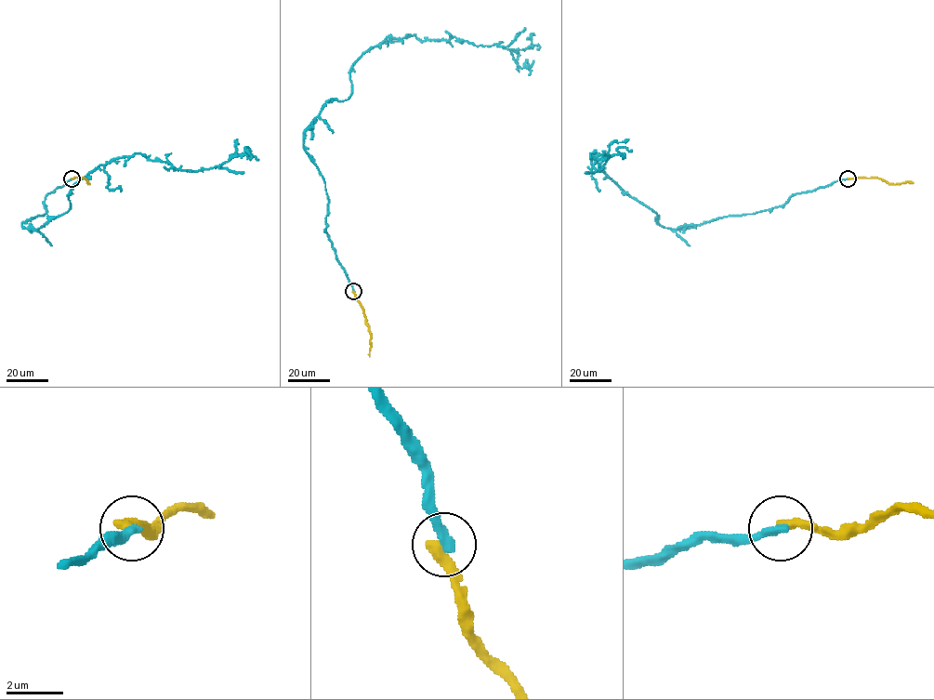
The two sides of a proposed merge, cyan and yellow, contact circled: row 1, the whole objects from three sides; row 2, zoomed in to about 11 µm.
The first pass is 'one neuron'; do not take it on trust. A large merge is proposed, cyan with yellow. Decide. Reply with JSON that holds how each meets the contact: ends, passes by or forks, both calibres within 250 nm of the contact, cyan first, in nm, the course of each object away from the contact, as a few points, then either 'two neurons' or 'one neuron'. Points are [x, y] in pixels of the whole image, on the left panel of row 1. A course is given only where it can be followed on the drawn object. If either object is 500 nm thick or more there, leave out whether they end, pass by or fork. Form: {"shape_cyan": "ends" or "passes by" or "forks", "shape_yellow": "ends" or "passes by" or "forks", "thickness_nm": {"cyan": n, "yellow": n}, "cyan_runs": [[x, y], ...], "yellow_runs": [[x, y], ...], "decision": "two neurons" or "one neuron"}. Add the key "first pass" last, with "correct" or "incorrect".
{"shape_cyan": "ends", "shape_yellow": "ends", "thickness_nm": {"cyan": 320, "yellow": 400}, "cyan_runs": [[72, 178], [21, 225], [67, 212], [70, 190], [113, 159], [140, 153], [193, 171], [247, 149]], "yellow_runs": [[72, 178], [85, 178], [88, 182]], "decision": "two neurons", "first pass": "incorrect"}

